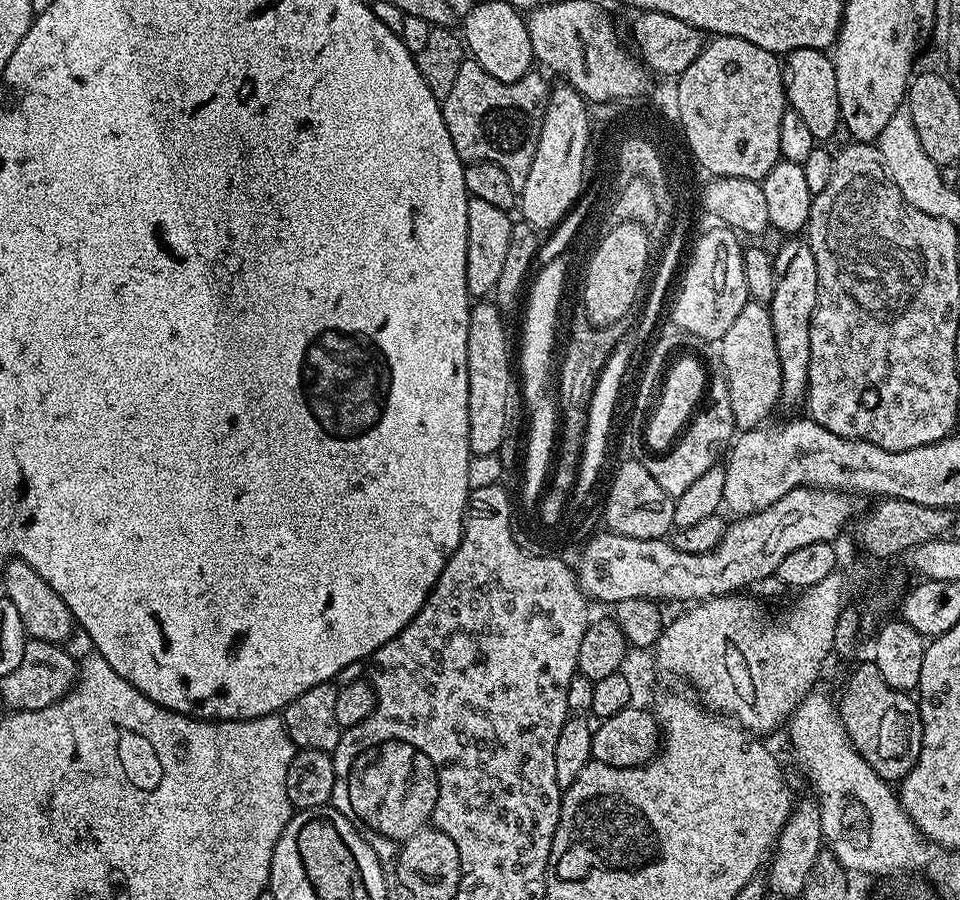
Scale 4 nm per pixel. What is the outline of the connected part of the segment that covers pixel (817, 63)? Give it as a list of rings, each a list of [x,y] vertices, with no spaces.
[[[799,48],[787,53],[782,60],[784,73],[784,99],[787,107],[806,122],[810,134],[817,142],[828,142],[841,127],[840,107],[838,106],[838,78],[834,78],[832,57],[827,51],[818,48]]]

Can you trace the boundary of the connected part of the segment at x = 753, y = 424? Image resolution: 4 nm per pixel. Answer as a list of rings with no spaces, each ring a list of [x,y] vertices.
[[[750,302],[742,306],[738,318],[734,318],[730,330],[722,334],[718,341],[720,364],[728,389],[730,390],[730,410],[734,410],[737,429],[758,428],[780,399],[780,367],[778,350],[774,346],[774,326],[770,322],[768,305]]]

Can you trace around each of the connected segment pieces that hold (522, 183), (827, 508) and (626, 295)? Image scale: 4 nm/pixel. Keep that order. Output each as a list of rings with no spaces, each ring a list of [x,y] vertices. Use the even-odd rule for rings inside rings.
[[[466,58],[458,69],[458,78],[454,82],[450,94],[442,101],[446,130],[450,130],[450,142],[454,142],[454,150],[458,150],[458,158],[465,162],[485,160],[494,162],[506,170],[510,178],[510,186],[522,189],[526,186],[526,178],[530,174],[530,165],[534,163],[534,150],[538,150],[538,138],[542,130],[542,118],[546,114],[550,84],[538,74],[539,71],[527,72],[518,82],[498,82],[494,74],[486,74],[478,61]]]
[[[795,488],[794,490],[790,490],[790,494],[778,498],[778,502],[774,502],[774,506],[766,506],[766,510],[762,510],[761,512],[755,512],[749,516],[741,516],[733,519],[731,523],[729,523],[726,534],[722,538],[722,542],[718,546],[714,546],[714,550],[710,550],[706,554],[686,554],[685,552],[679,552],[667,539],[643,540],[642,538],[626,538],[625,536],[619,536],[617,532],[604,530],[601,531],[601,536],[598,536],[599,534],[593,535],[591,539],[583,545],[583,547],[585,547],[584,557],[580,560],[580,568],[578,567],[580,589],[583,590],[585,596],[591,598],[593,601],[601,600],[602,603],[608,604],[608,606],[615,606],[622,599],[642,599],[644,597],[648,597],[657,602],[665,602],[664,600],[688,600],[687,602],[699,602],[701,600],[711,600],[714,596],[731,596],[739,593],[741,590],[751,589],[752,584],[758,582],[759,579],[776,574],[778,565],[782,562],[782,558],[786,558],[786,554],[791,554],[791,552],[799,550],[802,546],[814,546],[814,542],[826,544],[835,541],[834,538],[839,534],[840,527],[849,519],[847,522],[848,524],[849,521],[857,515],[858,509],[856,510],[856,500],[857,497],[855,495],[847,492],[832,492],[828,488]]]
[[[627,220],[624,224],[614,226],[612,230],[604,238],[602,238],[600,244],[593,250],[592,255],[588,257],[588,266],[582,272],[582,277],[584,277],[584,304],[582,304],[583,312],[590,318],[590,322],[596,325],[597,328],[605,328],[610,326],[614,322],[619,320],[624,320],[627,317],[627,312],[631,310],[636,304],[636,295],[640,292],[640,283],[644,280],[644,271],[649,271],[650,262],[648,266],[648,233],[649,229],[645,227],[643,223],[637,222],[635,220]]]

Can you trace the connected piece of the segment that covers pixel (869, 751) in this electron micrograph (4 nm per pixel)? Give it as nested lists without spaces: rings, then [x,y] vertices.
[[[875,662],[860,664],[848,676],[844,693],[838,696],[840,721],[858,754],[889,782],[899,782],[918,762],[922,750],[924,723],[920,717],[920,705],[909,693],[900,692],[882,674],[878,674]]]

